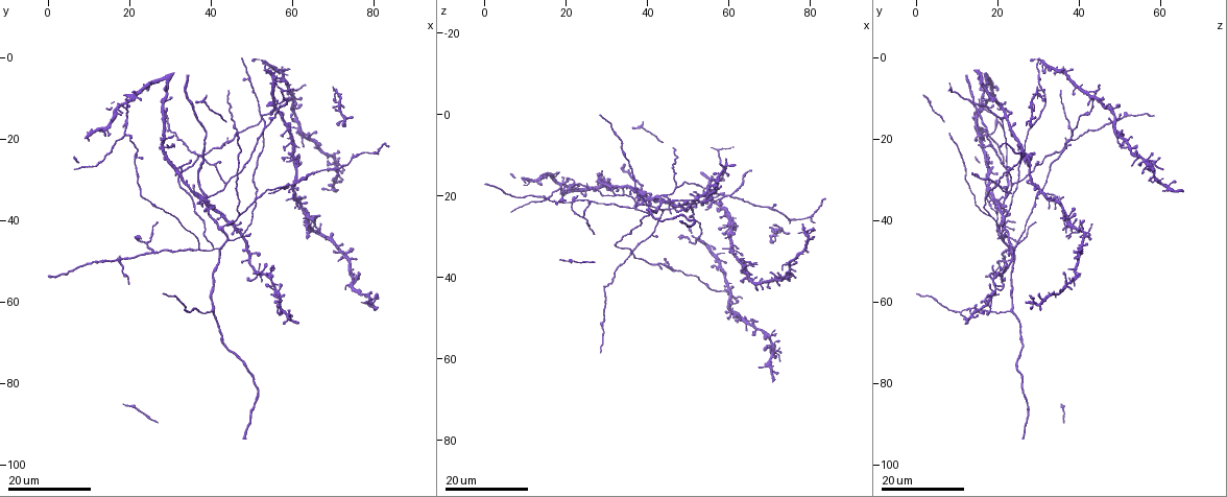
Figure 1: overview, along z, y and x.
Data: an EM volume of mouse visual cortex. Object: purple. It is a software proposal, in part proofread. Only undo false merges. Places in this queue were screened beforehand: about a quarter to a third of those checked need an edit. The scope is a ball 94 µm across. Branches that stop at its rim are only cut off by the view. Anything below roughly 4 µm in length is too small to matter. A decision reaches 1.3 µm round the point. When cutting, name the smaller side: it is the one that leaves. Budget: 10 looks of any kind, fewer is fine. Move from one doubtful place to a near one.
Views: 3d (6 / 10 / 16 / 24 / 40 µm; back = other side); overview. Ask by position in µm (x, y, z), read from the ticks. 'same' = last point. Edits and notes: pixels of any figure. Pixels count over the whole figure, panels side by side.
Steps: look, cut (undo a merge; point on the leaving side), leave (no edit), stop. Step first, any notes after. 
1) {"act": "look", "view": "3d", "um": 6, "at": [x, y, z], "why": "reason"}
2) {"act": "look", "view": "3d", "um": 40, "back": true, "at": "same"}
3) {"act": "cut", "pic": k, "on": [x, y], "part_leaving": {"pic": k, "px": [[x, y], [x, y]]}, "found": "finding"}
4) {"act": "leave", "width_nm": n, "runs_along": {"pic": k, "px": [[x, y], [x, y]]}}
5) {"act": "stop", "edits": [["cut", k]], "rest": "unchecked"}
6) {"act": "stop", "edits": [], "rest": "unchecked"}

{"act": "look", "view": "3d", "um": 16, "at": [55.5, 15.0, 20.5], "why": "a fork"}

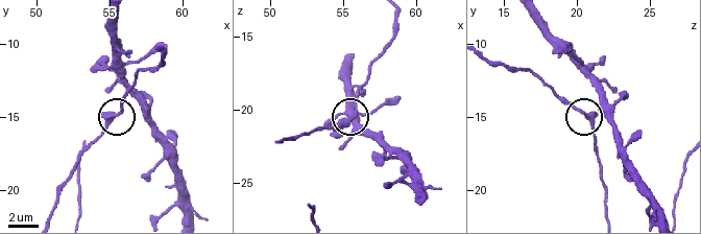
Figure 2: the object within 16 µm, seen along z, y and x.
{"act": "look", "view": "3d", "um": 6, "at": [55.4, 14.8, 21.2]}

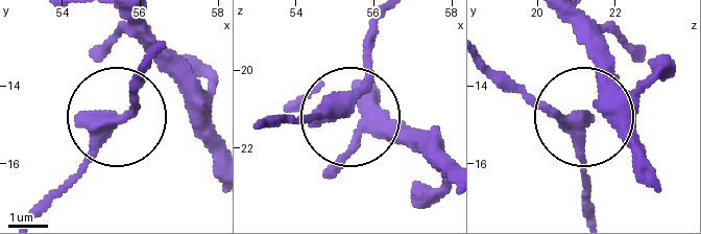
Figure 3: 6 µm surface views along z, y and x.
{"act": "leave", "arms": 3, "runs_along": {"pic": 3, "px": [[27, 213], [88, 154], [153, 56]]}, "found": "one neuron here"}

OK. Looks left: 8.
{"act": "look", "view": "3d", "um": 16, "at": [47.0, 38.0, 18.0], "why": "side arm on a straight run"}

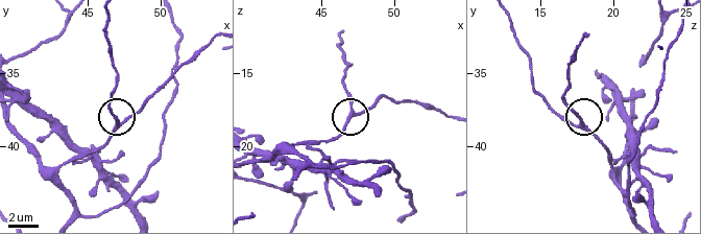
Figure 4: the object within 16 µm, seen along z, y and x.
{"act": "look", "view": "3d", "um": 10, "at": [47.2, 38.2, 17.8]}

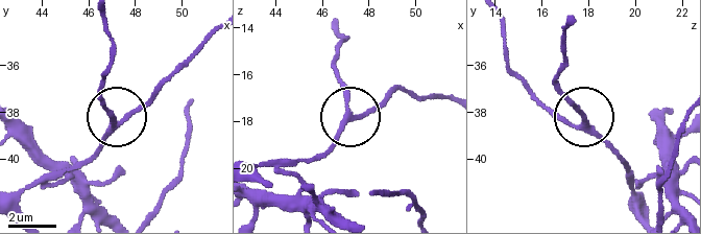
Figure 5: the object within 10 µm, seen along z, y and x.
{"act": "leave", "runs_along": {"pic": 5, "px": [[21, 190], [57, 180], [93, 155], [117, 124], [99, 96]]}, "found": "continuous, no second neuron"}

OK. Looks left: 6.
{"act": "look", "view": "3d", "um": 16, "at": [45.0, 41.0, 20.0], "why": "three-way junction"}

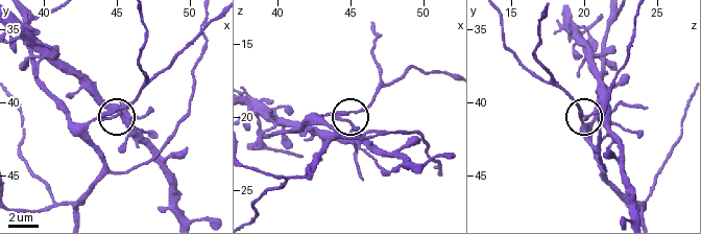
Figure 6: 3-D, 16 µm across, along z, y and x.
{"act": "look", "view": "3d", "um": 10, "at": [45.0, 40.8, 20.4]}

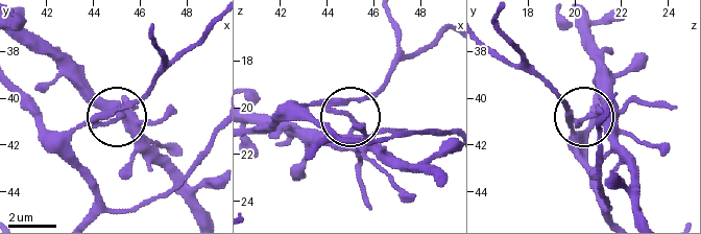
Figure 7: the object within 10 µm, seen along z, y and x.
{"act": "leave", "found": "all the same neuron"}

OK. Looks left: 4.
{"act": "look", "view": "3d", "um": 16, "at": [19.0, 19.0, 18.0], "why": "three-way junction"}

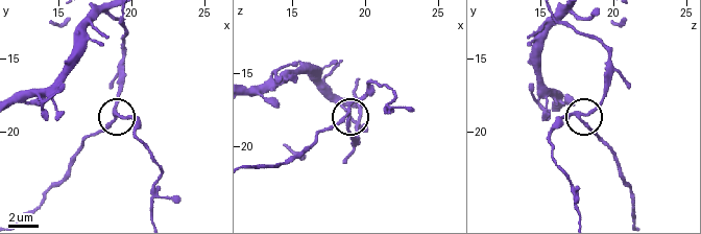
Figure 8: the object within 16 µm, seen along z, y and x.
{"act": "look", "view": "3d", "um": 10, "at": [18.8, 19.0, 17.6], "why": "closer look"}

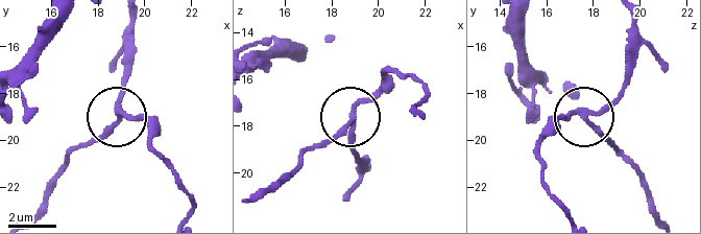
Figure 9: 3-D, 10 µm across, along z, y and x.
{"act": "look", "view": "3d", "um": 10, "back": true, "at": [18.8, 18.9, 17.6]}

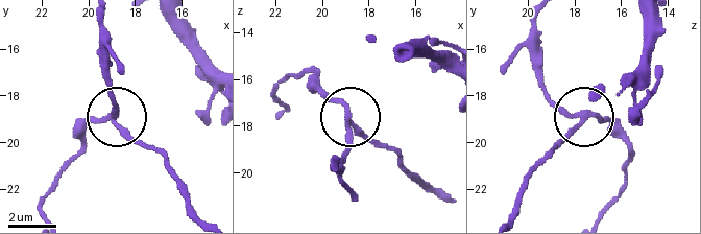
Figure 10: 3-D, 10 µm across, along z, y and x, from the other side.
{"act": "cut", "pic": 10, "on": [133, 140], "part_leaving": {"pic": 10, "px": [[580, 122], [534, 168], [514, 216]]}, "found": "two neurons meet here"}

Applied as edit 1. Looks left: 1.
{"act": "stop", "edits": [["cut", 10]], "rest": "unchecked"}

